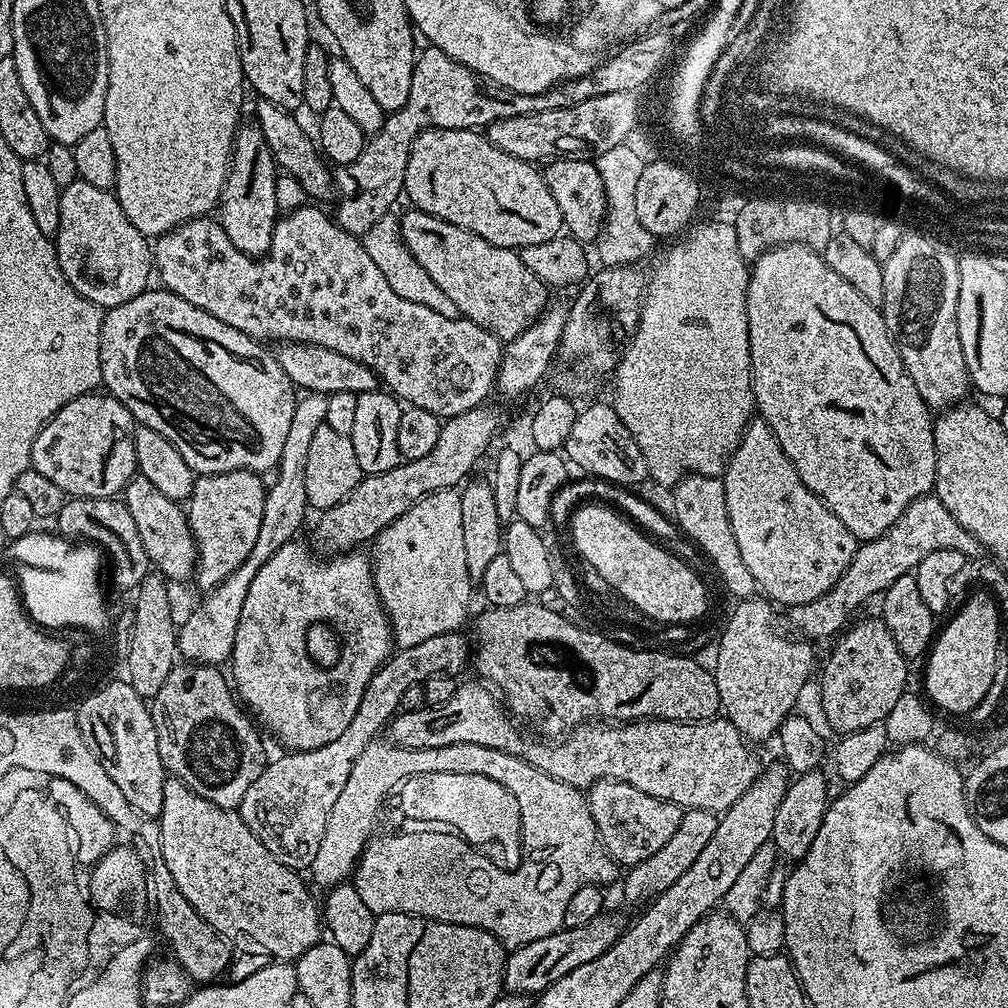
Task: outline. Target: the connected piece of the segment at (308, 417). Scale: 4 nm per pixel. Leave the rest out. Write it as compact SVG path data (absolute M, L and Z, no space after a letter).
M304 392L294 406L294 418L290 421L290 431L286 433L286 443L282 445L282 458L274 469L274 475L267 485L262 506L262 526L258 526L258 539L250 558L223 580L217 588L211 589L208 596L178 628L176 647L185 661L193 664L220 666L231 657L234 646L234 634L238 630L238 618L242 618L242 602L246 602L246 590L254 582L254 574L266 566L266 558L274 558L282 546L293 543L304 524L304 515L310 512L306 498L306 453L310 450L310 441L314 430L324 424L326 418L327 396L321 392Z

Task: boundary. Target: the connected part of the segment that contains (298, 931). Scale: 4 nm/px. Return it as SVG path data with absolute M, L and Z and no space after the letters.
M165 779L162 790L160 849L162 858L186 902L202 917L208 927L225 941L233 940L244 952L264 956L269 952L276 962L294 962L306 950L322 940L322 910L308 893L297 869L286 866L258 842L254 830L246 826L239 811L206 802L202 794L194 794L181 780Z

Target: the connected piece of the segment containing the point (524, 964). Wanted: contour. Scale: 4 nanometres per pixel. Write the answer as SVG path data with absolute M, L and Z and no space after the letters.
M601 914L595 916L586 926L563 927L560 931L546 938L538 938L538 942L530 942L521 948L513 948L507 953L504 961L504 992L522 992L539 994L545 992L558 978L570 974L570 970L578 970L578 966L586 962L594 962L601 954L606 954L614 942L618 942L624 933L625 921L616 916Z

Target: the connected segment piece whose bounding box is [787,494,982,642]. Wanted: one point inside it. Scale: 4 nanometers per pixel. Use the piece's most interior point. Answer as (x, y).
(925, 526)

